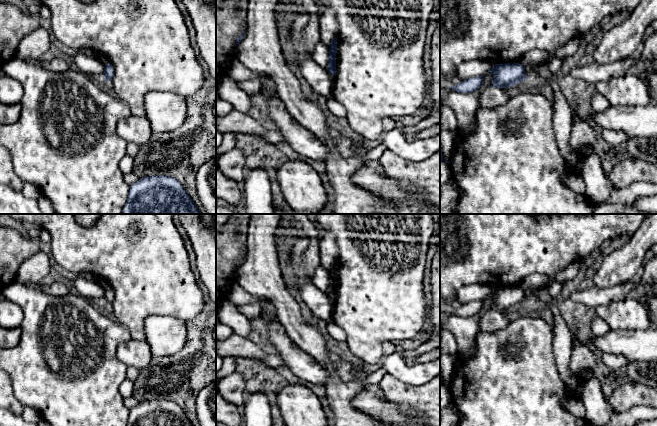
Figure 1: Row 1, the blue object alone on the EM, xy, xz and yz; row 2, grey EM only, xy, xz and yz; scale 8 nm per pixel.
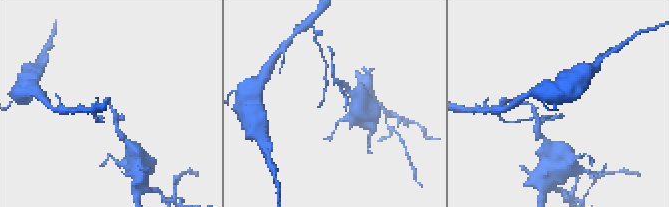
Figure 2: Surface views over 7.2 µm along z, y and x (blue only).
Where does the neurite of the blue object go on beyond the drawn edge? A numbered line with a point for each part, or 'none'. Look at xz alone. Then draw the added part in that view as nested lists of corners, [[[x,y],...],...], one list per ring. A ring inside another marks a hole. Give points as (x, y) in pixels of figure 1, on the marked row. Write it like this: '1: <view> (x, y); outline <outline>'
none

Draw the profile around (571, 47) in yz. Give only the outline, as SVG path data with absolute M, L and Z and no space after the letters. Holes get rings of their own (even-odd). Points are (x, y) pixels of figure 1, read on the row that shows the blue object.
M575 37L552 53L536 49L530 50L520 59L519 63L526 66L531 63L548 63L553 58L570 57L578 51L581 40L582 38Z

